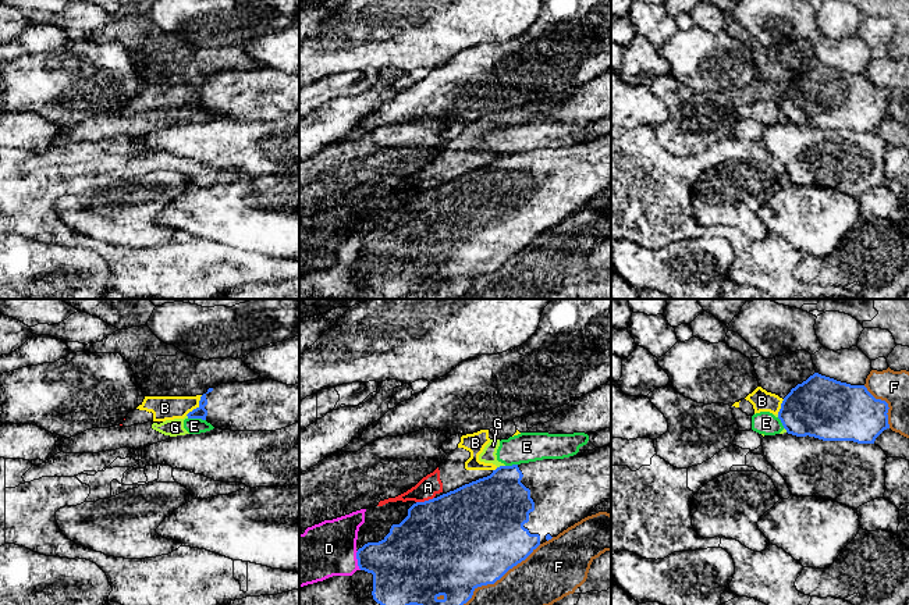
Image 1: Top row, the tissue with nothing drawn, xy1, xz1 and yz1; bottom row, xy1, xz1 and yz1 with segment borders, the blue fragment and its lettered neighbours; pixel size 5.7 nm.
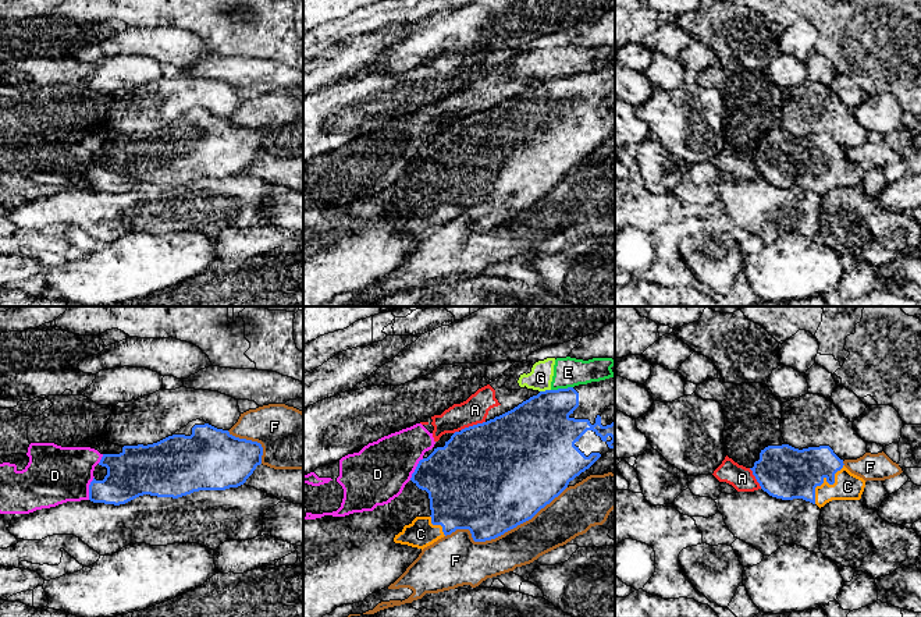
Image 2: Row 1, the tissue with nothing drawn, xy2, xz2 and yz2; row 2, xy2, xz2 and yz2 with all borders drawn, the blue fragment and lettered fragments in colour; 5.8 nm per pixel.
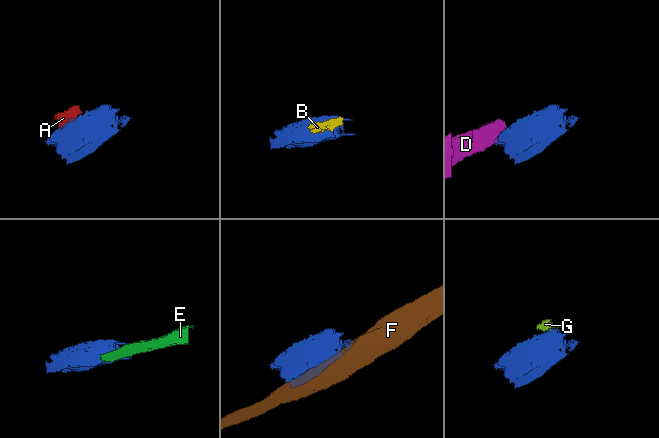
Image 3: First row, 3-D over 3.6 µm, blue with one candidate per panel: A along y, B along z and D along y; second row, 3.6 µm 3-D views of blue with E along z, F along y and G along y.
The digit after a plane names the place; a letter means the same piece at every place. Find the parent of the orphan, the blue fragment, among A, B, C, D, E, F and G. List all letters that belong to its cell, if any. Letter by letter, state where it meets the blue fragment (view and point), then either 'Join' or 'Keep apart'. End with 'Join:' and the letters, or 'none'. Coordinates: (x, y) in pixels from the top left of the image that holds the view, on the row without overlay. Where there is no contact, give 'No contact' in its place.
A: Touches blue at xz2 (473, 113). Keep apart
B: Touches blue at xy1 (196, 96). Keep apart
C: Touches blue at yz2 (827, 169). Join
D: Touches blue at xz2 (416, 156). Keep apart
E: Touches blue at xz2 (561, 77). Keep apart
F: Touches blue at xz2 (504, 220). Keep apart
G: Touches blue at xz2 (546, 78). Keep apart
Join: C

